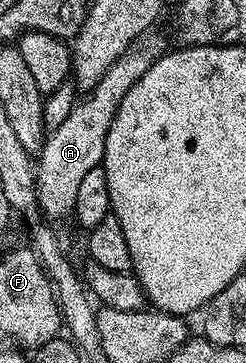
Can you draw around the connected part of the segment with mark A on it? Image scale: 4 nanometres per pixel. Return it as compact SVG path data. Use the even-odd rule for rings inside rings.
M154 35L143 36L127 52L120 54L104 78L89 91L87 96L90 97L81 99L68 118L43 141L42 151L36 160L36 185L38 206L47 221L62 220L73 213L81 180L87 176L88 170L101 165L104 146L108 142L108 130L116 118L119 102L126 99L128 90L132 90L132 86L144 78L144 74L163 51L161 38Z

